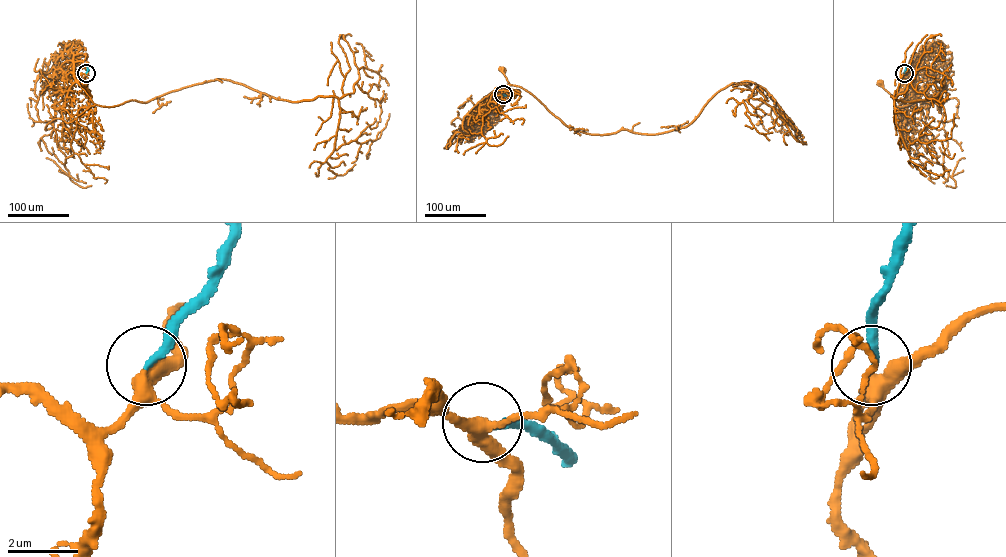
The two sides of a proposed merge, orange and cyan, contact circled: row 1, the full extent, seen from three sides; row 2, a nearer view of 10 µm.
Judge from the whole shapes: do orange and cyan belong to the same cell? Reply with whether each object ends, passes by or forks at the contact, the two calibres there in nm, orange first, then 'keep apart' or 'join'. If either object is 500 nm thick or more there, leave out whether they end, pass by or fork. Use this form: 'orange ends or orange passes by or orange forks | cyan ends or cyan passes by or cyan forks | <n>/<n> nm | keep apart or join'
orange forks | cyan ends | 320/190 nm | join

